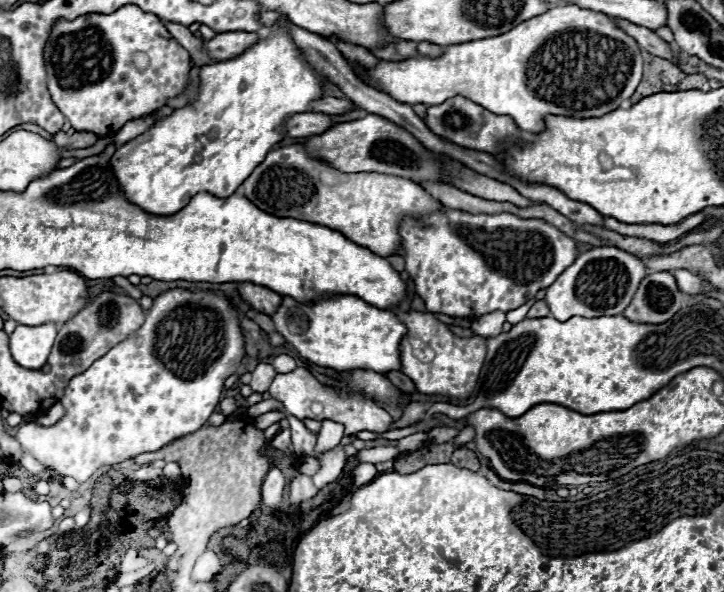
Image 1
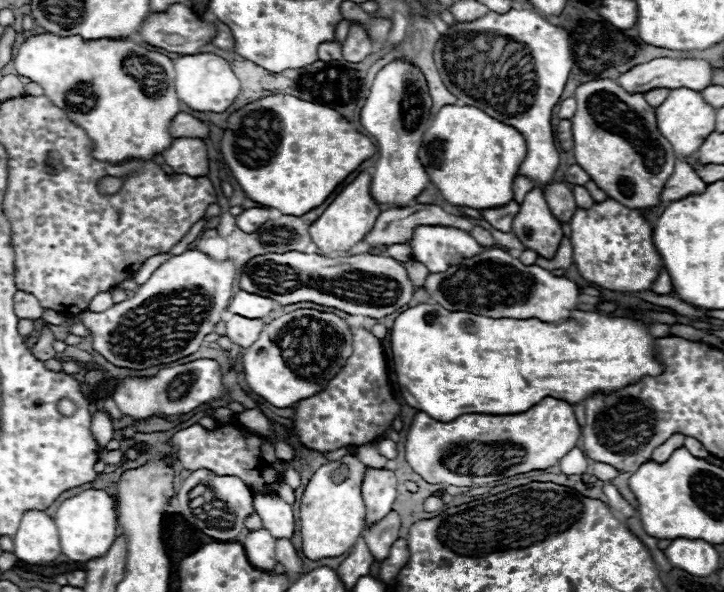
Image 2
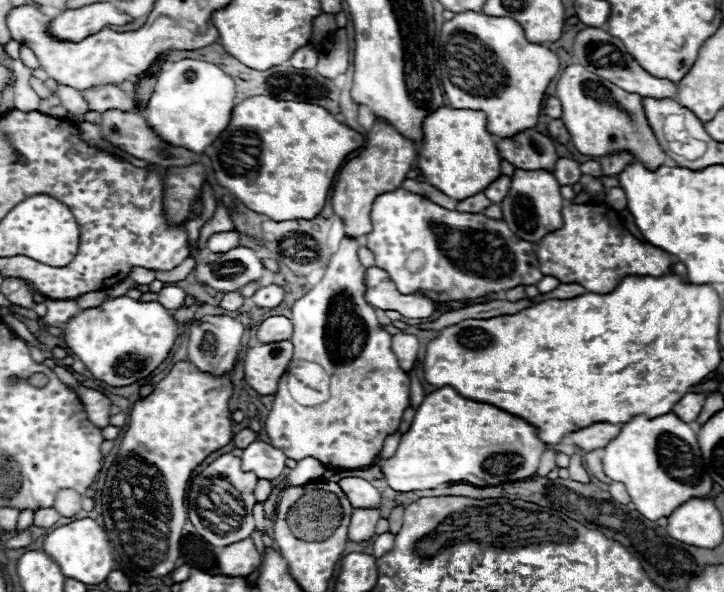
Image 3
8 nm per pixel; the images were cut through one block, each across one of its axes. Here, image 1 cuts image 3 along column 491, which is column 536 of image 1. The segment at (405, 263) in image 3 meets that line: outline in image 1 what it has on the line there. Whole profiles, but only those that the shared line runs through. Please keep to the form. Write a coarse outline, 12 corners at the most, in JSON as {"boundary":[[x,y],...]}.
{"boundary":[[404,216],[428,312],[510,312],[578,258],[540,218]]}

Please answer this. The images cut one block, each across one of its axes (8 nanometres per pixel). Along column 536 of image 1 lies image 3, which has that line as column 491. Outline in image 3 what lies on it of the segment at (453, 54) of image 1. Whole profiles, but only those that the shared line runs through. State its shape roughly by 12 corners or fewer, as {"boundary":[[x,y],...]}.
{"boundary":[[458,12],[438,62],[452,108],[536,128],[558,56],[512,18]]}

